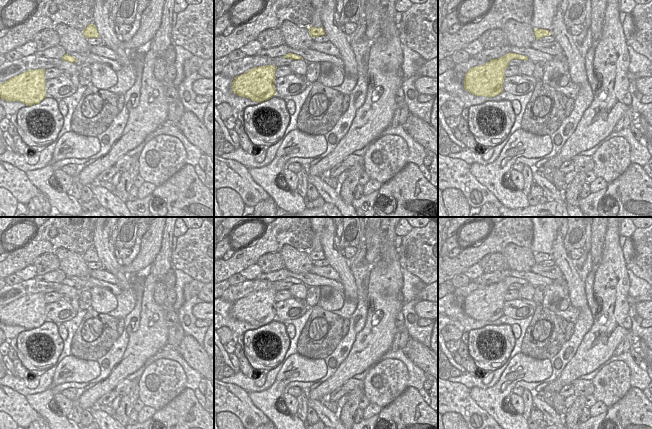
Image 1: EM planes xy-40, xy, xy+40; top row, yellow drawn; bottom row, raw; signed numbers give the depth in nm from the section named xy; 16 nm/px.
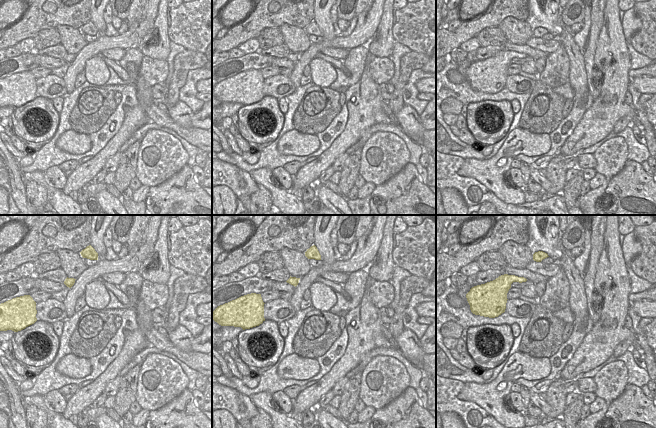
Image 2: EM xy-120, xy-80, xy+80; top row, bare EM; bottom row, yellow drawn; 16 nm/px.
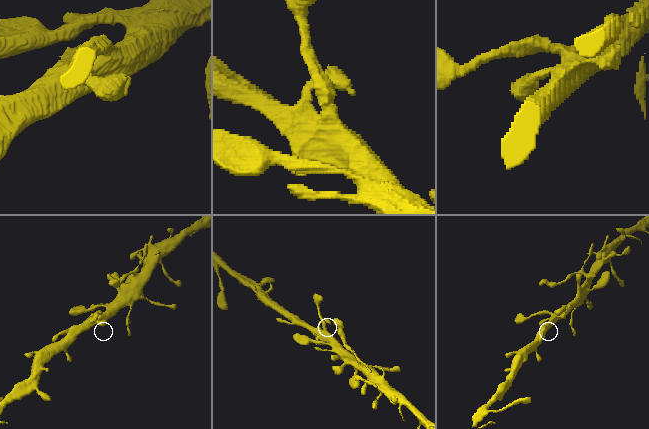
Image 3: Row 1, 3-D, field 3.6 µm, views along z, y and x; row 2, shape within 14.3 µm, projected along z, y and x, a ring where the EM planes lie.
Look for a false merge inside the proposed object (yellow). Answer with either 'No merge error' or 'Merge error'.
No merge error

